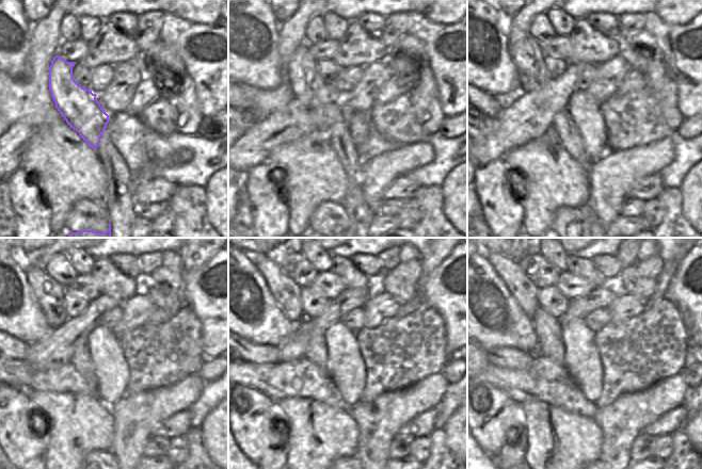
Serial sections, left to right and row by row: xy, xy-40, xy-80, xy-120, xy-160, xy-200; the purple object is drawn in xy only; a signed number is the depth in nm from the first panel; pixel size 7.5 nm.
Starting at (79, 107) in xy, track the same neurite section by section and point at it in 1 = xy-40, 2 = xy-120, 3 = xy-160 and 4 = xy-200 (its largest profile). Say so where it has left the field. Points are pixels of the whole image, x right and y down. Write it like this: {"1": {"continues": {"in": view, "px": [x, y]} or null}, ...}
{"1": {"continues": {"in": "xy-40", "px": [306, 85]}}, "2": {"continues": {"in": "xy-120", "px": [49, 293]}}, "3": {"continues": {"in": "xy-160", "px": [287, 294]}}, "4": {"continues": {"in": "xy-200", "px": [523, 290]}}}

